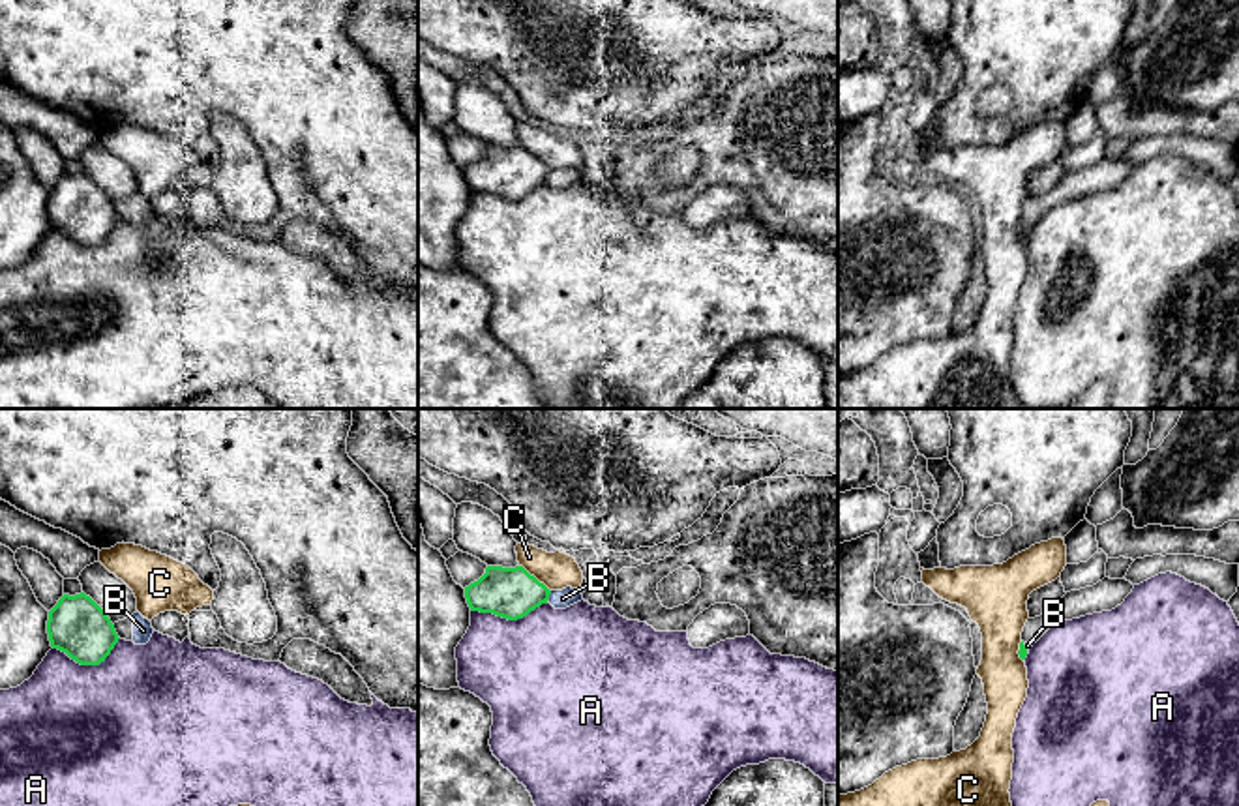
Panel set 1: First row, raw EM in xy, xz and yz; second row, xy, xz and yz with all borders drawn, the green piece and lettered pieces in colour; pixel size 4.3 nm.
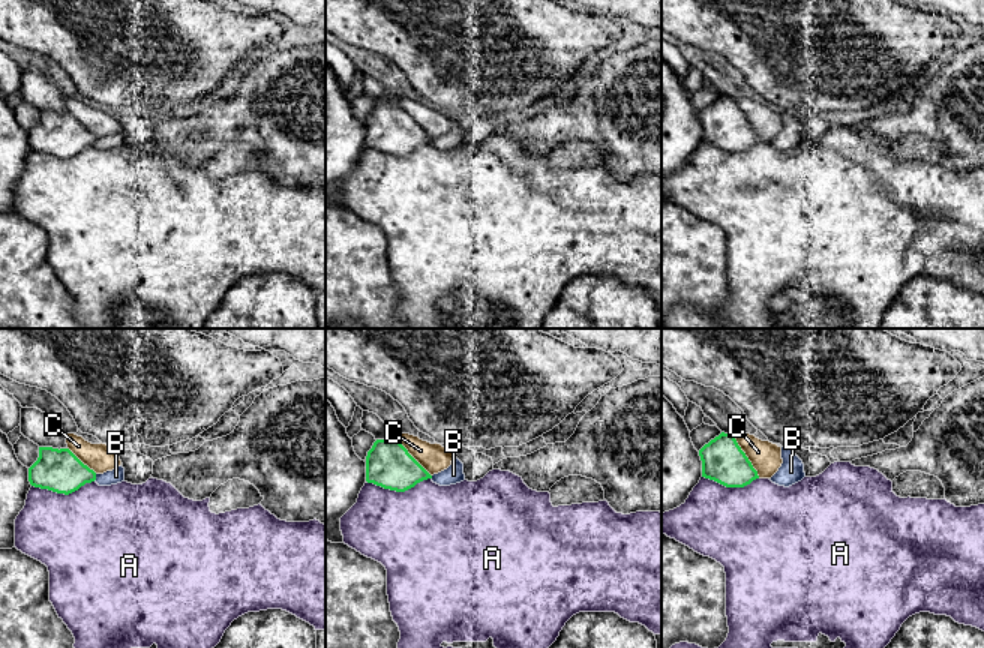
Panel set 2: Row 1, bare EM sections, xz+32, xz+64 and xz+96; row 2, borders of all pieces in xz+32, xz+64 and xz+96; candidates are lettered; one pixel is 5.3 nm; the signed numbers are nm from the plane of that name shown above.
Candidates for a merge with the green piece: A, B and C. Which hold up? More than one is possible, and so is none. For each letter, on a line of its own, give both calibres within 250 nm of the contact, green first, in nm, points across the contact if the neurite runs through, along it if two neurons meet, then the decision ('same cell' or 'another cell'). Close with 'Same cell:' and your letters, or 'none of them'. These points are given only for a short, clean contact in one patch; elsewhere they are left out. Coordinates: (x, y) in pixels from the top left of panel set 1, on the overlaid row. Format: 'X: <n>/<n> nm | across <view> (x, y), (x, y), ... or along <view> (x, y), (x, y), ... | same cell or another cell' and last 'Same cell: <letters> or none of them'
A: 220/480 nm | another cell
B: 220/80 nm | another cell
C: 220/160 nm | another cell
Same cell: none of them

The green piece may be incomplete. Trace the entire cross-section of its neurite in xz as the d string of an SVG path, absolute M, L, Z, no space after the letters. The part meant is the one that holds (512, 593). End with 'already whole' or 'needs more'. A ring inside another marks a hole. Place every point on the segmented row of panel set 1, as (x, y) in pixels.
M487 566L485 574L465 587L470 611L517 620L547 604L551 590L523 566Z; already whole

